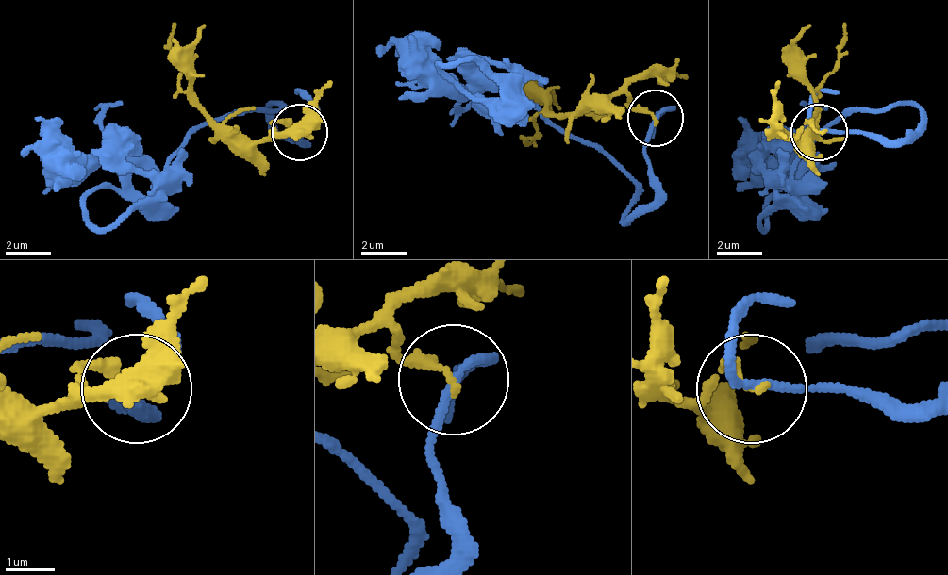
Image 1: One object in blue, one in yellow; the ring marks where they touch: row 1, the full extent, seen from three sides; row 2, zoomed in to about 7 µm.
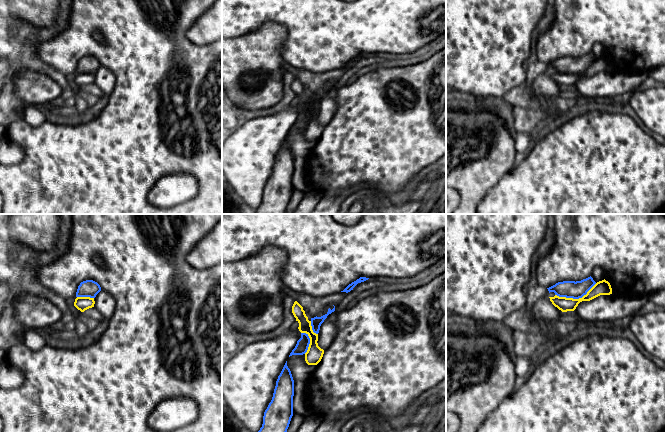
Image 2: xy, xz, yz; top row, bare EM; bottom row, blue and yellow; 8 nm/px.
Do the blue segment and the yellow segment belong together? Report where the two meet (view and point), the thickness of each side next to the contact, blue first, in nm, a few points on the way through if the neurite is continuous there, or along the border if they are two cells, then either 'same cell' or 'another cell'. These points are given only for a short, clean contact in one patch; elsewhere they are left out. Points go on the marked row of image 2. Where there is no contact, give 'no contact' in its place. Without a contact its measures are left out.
contact yz (575, 298); calibres 140 and 120 nm; another cell

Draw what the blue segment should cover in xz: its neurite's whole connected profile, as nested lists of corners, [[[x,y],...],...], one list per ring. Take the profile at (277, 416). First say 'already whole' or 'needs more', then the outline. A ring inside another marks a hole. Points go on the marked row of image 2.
already whole | [[[287,361],[278,376],[273,397],[258,432],[287,432],[293,416],[294,380]]]

